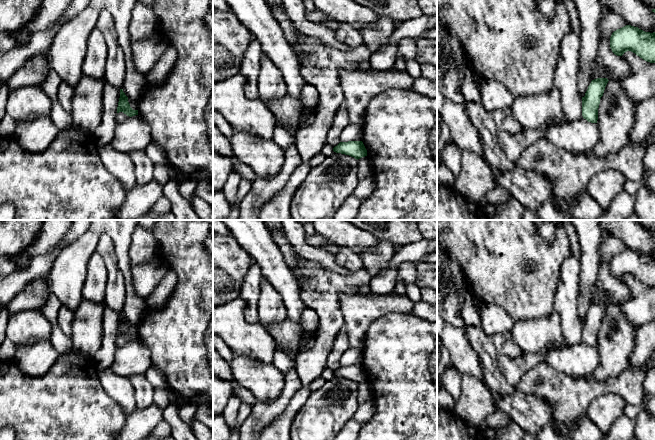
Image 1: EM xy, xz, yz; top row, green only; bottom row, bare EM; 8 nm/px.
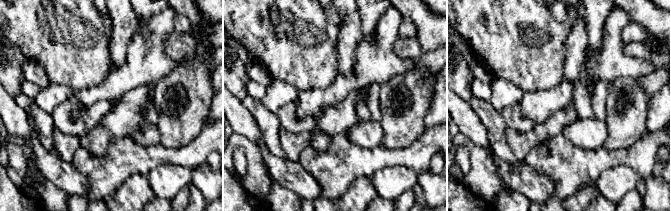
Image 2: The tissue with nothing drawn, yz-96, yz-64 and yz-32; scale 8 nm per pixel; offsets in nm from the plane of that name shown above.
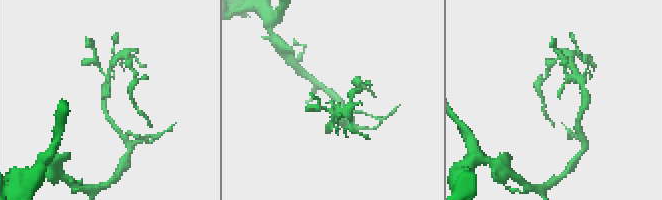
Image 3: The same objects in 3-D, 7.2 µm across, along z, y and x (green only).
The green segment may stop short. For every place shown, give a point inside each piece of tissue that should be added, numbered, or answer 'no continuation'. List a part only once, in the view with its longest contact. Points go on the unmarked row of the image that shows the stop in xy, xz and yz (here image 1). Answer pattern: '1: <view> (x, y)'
no continuation

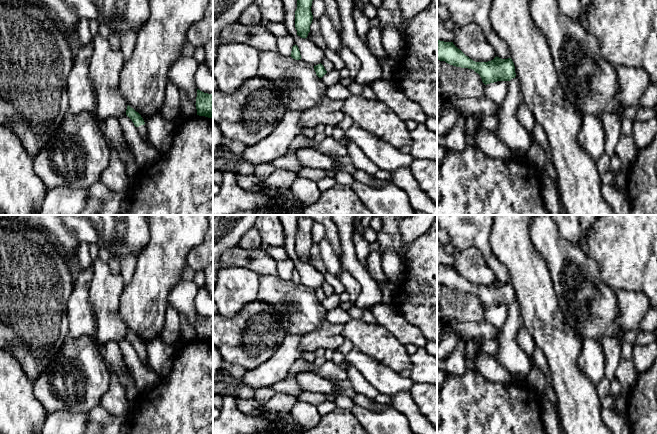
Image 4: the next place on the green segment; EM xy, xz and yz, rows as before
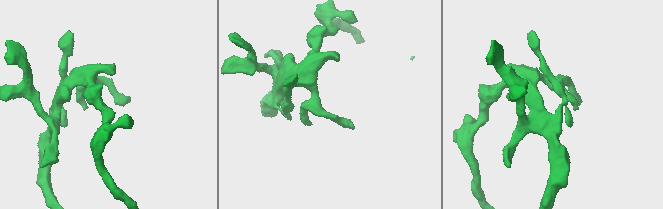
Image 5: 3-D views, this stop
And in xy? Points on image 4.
1: xy (142, 353)

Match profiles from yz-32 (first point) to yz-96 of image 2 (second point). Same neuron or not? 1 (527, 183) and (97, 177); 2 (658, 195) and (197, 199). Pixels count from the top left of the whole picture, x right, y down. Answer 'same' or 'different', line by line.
1: different
2: different

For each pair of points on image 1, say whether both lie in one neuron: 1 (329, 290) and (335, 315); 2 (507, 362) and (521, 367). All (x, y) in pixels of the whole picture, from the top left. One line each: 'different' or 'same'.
1: same
2: same

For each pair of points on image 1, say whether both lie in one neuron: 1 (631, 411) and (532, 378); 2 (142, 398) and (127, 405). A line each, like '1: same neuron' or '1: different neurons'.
1: different neurons
2: different neurons

